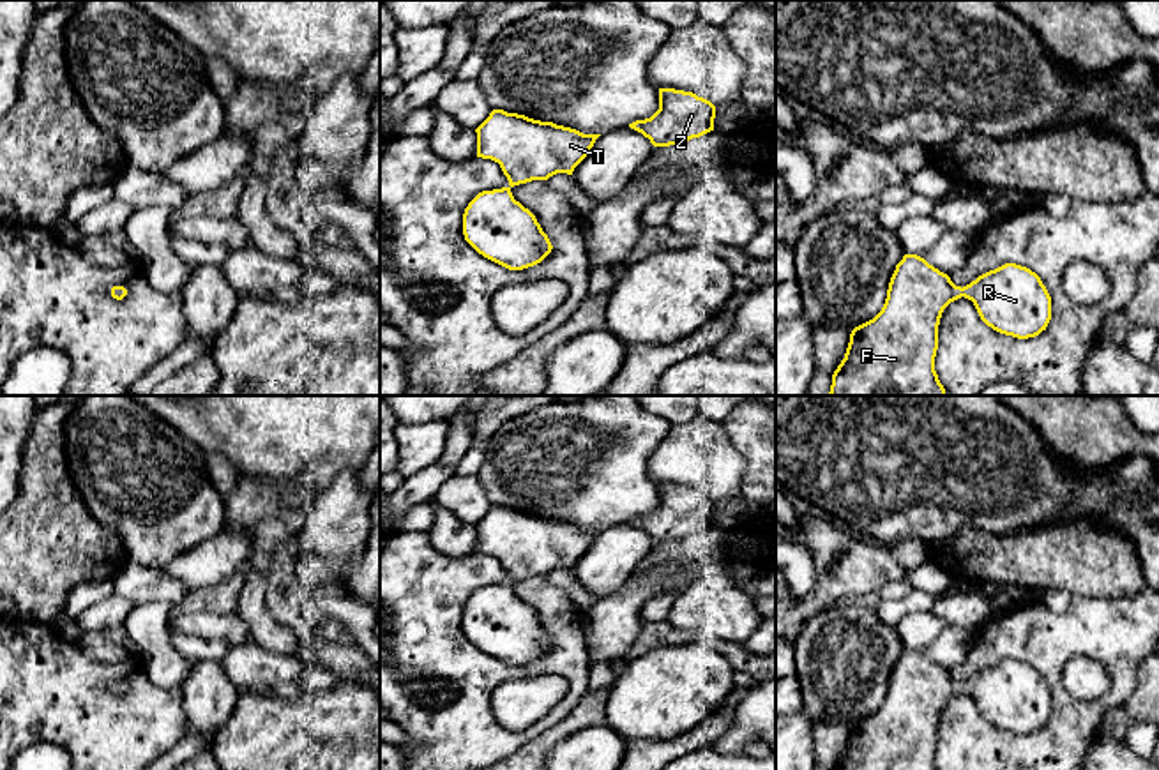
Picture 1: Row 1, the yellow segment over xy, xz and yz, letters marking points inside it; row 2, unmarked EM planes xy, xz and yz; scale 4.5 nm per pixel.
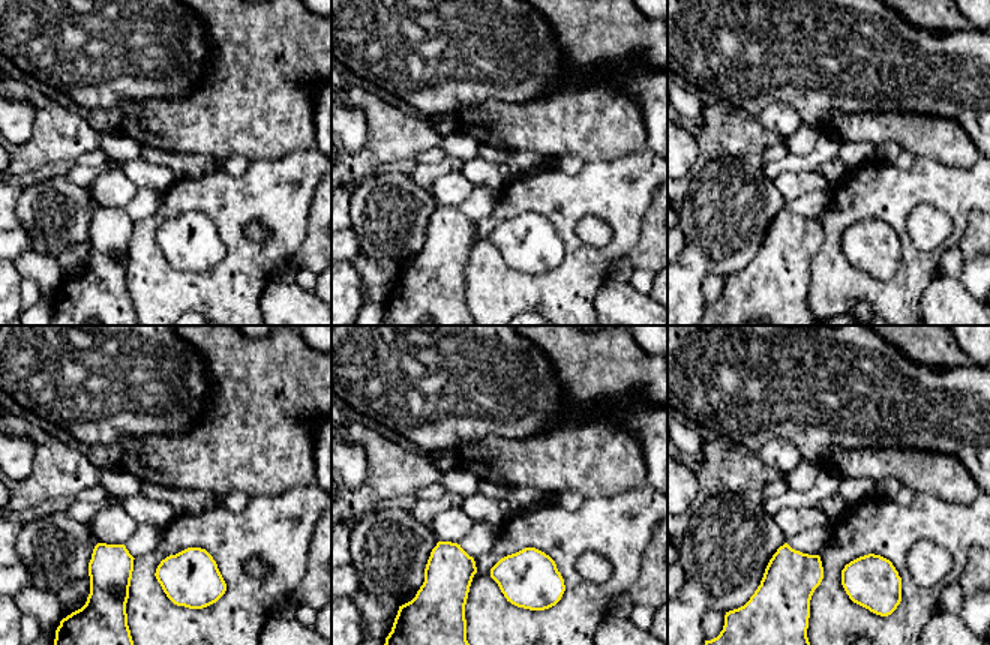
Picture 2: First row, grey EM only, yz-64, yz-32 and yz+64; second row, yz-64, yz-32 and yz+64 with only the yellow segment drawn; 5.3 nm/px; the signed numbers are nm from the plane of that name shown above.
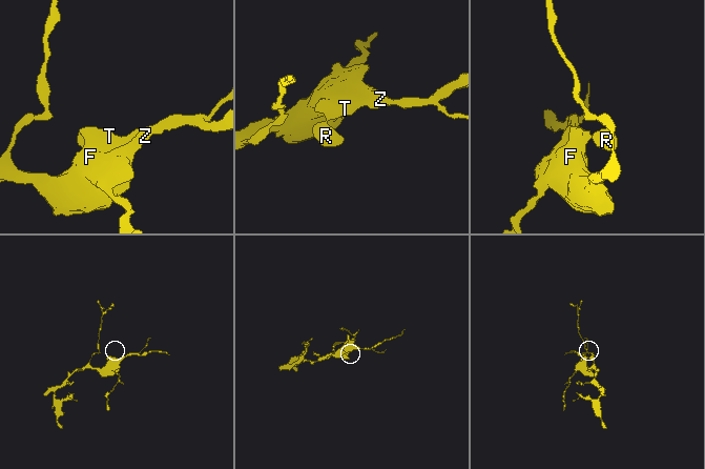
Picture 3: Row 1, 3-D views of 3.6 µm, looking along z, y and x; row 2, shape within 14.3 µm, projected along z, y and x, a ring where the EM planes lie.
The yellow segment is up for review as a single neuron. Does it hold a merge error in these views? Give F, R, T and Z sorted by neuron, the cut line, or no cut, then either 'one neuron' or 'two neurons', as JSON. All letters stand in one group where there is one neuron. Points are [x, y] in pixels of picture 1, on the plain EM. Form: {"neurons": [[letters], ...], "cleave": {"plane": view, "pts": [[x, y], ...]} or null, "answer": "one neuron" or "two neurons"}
{"neurons": [["F", "R", "T", "Z"]], "cleave": null, "answer": "one neuron"}

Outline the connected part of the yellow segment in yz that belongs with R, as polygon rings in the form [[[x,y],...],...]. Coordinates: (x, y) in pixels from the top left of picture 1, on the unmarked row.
[[[905,650],[890,673],[882,706],[852,726],[845,754],[834,770],[936,770],[940,713],[961,692],[973,698],[988,722],[1018,735],[1039,731],[1051,715],[1051,692],[1041,673],[1026,662],[1005,659],[961,683],[924,653]]]

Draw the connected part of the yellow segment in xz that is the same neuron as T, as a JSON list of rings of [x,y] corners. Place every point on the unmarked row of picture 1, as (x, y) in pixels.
[[[493,505],[475,525],[477,553],[500,560],[507,583],[479,588],[465,604],[465,636],[484,653],[523,666],[553,645],[535,611],[514,595],[511,585],[557,569],[572,570],[601,530]]]

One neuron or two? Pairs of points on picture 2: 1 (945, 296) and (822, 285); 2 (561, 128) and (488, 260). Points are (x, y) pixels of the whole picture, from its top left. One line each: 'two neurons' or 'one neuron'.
1: two neurons
2: two neurons

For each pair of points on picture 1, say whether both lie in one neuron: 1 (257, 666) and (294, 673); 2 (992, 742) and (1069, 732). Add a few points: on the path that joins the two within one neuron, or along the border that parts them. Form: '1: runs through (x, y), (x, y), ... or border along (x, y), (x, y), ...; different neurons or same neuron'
1: runs through (265, 668), (285, 668); same neuron
2: runs through (1011, 746), (1050, 746); same neuron

